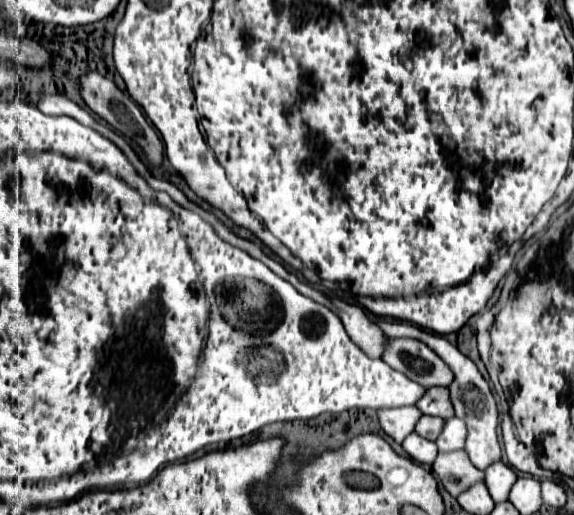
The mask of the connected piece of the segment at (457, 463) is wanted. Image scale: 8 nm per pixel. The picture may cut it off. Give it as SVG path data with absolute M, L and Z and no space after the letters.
M459 450L459 452L441 452L433 464L433 472L445 486L445 490L457 498L457 494L465 492L473 482L483 482L485 474L477 470L471 462L469 456Z

